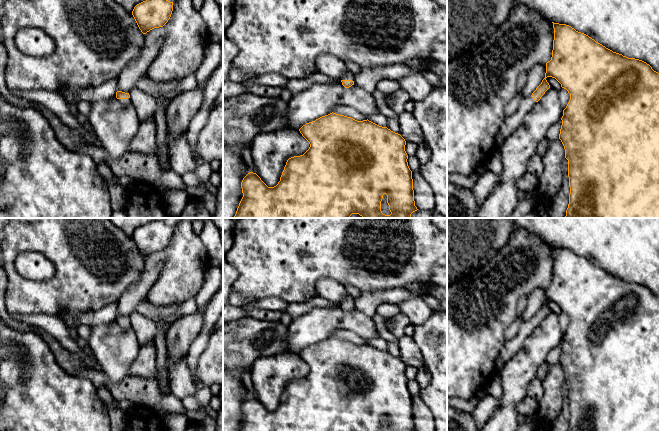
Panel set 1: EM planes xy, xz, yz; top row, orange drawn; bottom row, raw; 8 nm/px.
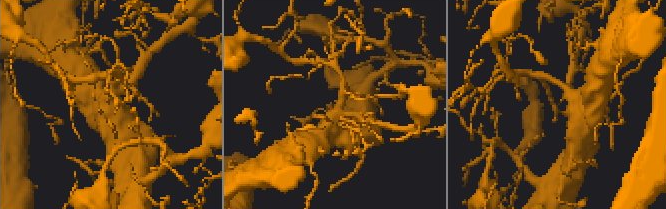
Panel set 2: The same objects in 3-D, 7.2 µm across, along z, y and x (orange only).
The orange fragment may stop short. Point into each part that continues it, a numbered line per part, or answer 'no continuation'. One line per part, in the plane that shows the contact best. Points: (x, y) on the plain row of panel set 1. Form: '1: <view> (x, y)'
1: xz (349, 299)

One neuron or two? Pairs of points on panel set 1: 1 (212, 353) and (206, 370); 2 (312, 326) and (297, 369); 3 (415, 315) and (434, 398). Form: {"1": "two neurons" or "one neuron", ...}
{"1": "one neuron", "2": "two neurons", "3": "two neurons"}

